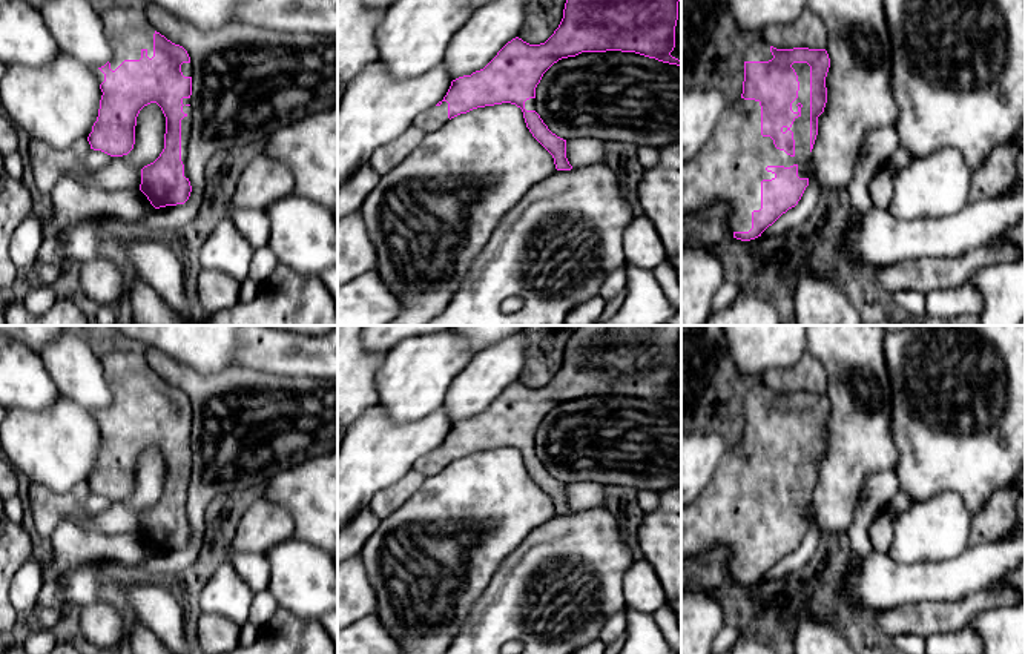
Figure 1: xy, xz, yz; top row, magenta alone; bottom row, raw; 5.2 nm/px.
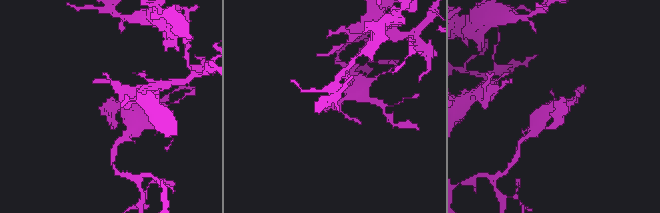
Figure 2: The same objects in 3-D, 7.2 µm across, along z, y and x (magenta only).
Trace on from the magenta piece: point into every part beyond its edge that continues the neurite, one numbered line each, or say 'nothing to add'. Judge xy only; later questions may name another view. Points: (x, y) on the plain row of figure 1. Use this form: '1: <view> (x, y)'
1: xy (128, 373)
2: xy (186, 467)

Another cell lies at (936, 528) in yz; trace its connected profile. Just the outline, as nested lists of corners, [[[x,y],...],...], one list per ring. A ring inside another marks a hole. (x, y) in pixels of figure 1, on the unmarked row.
[[[953,491],[913,502],[895,520],[888,554],[905,565],[957,557],[968,547],[971,520]]]

